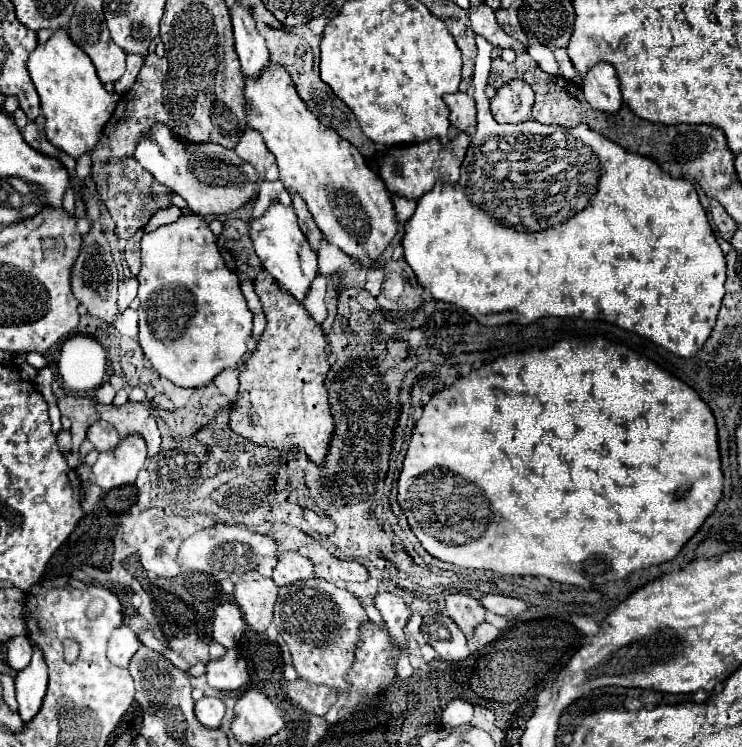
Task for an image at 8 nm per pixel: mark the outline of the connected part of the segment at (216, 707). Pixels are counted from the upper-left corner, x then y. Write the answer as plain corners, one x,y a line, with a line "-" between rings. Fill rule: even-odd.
203,697
195,703
195,717
201,725
217,729
225,715
225,705
219,697

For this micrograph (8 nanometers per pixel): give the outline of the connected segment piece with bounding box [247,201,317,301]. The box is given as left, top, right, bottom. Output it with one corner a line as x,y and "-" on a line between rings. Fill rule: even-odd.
273,201
269,209
263,213
263,217
249,219
247,225
249,225
251,241
255,245
255,253
261,259
265,271
269,271
285,291
289,291
297,301
301,301
311,281
315,279
317,253
311,251
305,235
301,233
293,207
285,207
283,203

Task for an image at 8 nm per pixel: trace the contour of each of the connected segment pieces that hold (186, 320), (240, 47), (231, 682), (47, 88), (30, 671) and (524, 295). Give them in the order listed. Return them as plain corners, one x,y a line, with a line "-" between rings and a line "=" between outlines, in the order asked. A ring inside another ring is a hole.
181,215
175,223
161,225
141,239
139,279
139,343
155,371
179,387
203,389
225,371
235,369
247,355
247,341
253,329
253,315
247,309
239,287
239,277
229,271
215,245
207,219
199,215
=
239,1
229,7
229,15
233,23
235,49
241,61
241,71
247,77
255,77
269,63
265,39
255,29
255,19
251,17
251,13
247,13
247,9
=
229,649
221,659
207,663
207,683
219,691
241,691
249,685
249,671
245,659
=
59,29
47,43
37,45
29,55
27,67
41,97
41,109
47,119
47,139
55,147
77,159
79,155
93,151
93,147
101,139
101,131
107,119
111,119
111,111
115,111
119,95
109,95
103,89
103,83
99,83
99,77
95,75
95,65
85,55
85,51
77,47
67,35
67,29
=
29,641
31,647
33,647
33,659
31,663
19,671
19,675
15,677
15,689
17,689
17,703
19,703
19,715
25,723
29,723
37,713
39,713
39,707
43,705
43,697
45,697
45,691
47,691
47,665
45,665
45,659
43,659
43,651
39,647
33,645
33,641
=
473,93
473,99
477,103
477,133
473,135
471,145
467,149
467,157
461,167
461,179
455,185
435,183
435,187
419,199
415,215
405,223
405,235
401,241
403,257
415,271
419,285
429,289
433,299
455,303
457,307
469,311
483,325
527,325
537,321
539,317
603,319
631,333
635,331
637,335
647,337
649,341
661,345
677,357
695,357
715,327
717,311
725,295
725,257
713,235
711,225
707,223
707,215
697,199
695,187
685,179
673,179
671,175
663,173
655,161
637,153
623,151
623,147
619,147
617,143
599,135
583,123
571,129
559,125
543,125
535,120
519,124
499,124
489,111
489,99
485,95
475,97
-
514,127
520,127
520,131
522,127
531,127
531,151
551,151
551,159
531,159
531,151
519,151
519,147
523,147
519,139
501,139
501,136
513,135
-
475,149
481,155
491,155
491,159
475,159

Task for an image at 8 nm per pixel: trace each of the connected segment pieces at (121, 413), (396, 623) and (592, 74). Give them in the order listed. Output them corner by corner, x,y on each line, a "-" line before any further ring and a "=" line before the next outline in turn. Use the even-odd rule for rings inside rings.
155,399
153,401
127,401
121,407
115,407
111,403
111,405
97,407
97,415
99,419
111,423
117,429
119,437
129,435
129,433
143,435
149,447
149,457
151,457
159,451
159,445
161,445
159,427
157,427
155,417
151,415
153,403
=
377,593
375,595
375,607
379,609
381,617
385,619
385,627
389,631
389,635
393,635
399,645
405,645
403,627
411,619
411,611
405,607
405,601
401,597
397,597
397,595
391,595
391,593
-
401,615
403,617
407,615
403,619
403,627
401,627
=
605,61
595,63
583,75
583,91
585,91
585,99
593,109
615,113
621,107
621,91
619,91
619,79
615,67
611,67

